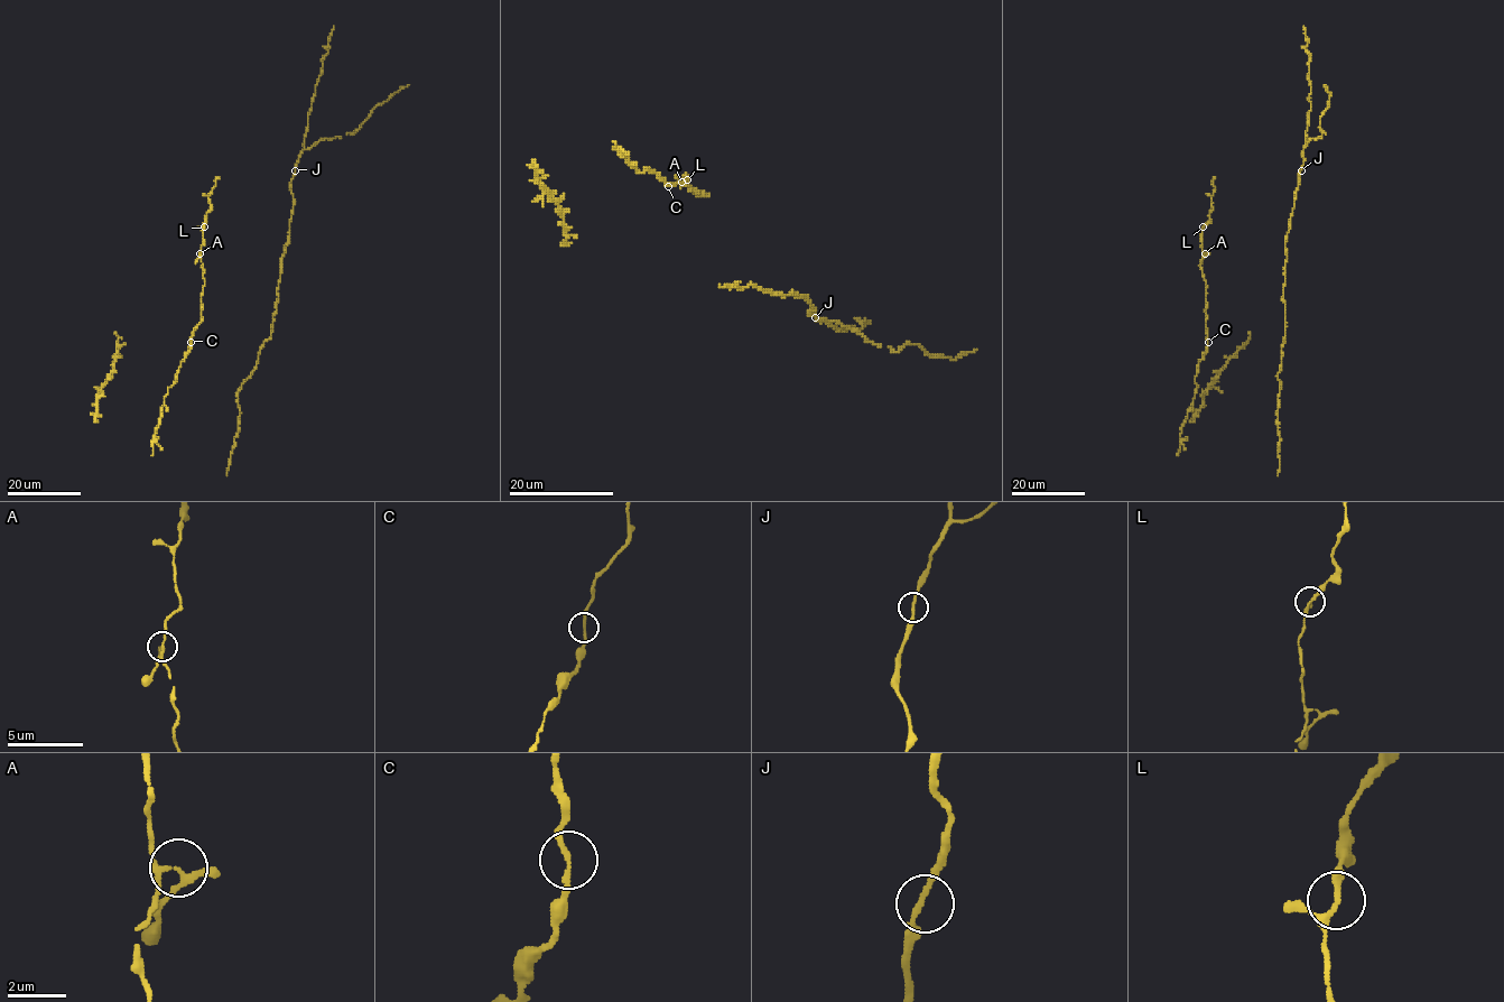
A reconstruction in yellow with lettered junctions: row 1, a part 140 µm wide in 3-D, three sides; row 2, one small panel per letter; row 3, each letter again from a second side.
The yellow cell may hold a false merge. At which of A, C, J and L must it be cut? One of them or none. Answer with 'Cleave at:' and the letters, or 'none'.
Cleave at: none

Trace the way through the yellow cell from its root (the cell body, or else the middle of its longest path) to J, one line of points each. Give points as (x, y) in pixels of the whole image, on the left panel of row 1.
J: (271, 335), (281, 254), (288, 241), (293, 210), (290, 181), (295, 170)

